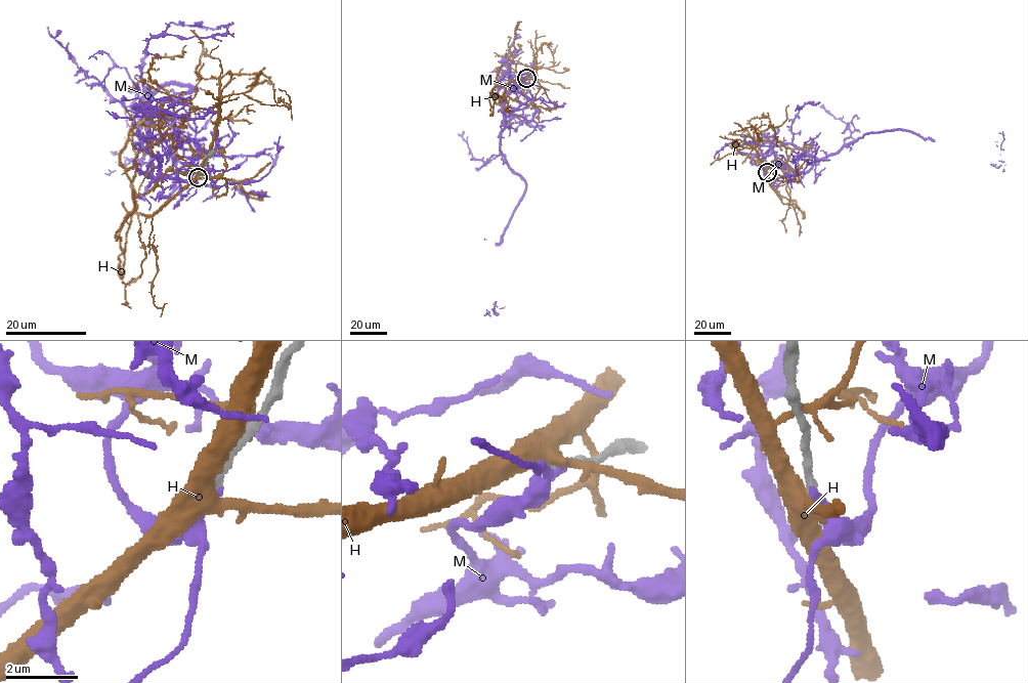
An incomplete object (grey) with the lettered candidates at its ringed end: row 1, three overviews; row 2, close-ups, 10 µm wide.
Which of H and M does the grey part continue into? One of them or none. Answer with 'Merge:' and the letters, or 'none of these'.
Merge: none of these

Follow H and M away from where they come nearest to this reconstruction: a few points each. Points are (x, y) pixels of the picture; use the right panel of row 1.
H: (767, 172), (770, 184), (796, 206), (783, 173), (791, 148), (770, 140), (742, 148), (732, 144)
M: (767, 172), (779, 162), (807, 172), (873, 131), (905, 130), (932, 139), (1000, 133), (1003, 150)

